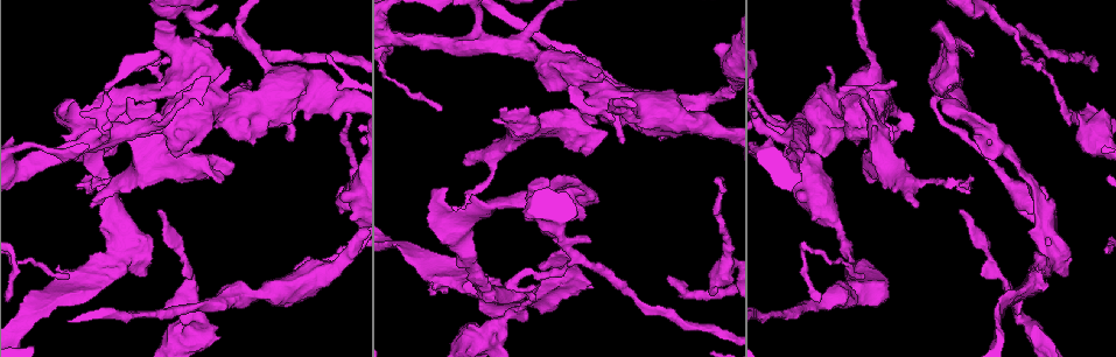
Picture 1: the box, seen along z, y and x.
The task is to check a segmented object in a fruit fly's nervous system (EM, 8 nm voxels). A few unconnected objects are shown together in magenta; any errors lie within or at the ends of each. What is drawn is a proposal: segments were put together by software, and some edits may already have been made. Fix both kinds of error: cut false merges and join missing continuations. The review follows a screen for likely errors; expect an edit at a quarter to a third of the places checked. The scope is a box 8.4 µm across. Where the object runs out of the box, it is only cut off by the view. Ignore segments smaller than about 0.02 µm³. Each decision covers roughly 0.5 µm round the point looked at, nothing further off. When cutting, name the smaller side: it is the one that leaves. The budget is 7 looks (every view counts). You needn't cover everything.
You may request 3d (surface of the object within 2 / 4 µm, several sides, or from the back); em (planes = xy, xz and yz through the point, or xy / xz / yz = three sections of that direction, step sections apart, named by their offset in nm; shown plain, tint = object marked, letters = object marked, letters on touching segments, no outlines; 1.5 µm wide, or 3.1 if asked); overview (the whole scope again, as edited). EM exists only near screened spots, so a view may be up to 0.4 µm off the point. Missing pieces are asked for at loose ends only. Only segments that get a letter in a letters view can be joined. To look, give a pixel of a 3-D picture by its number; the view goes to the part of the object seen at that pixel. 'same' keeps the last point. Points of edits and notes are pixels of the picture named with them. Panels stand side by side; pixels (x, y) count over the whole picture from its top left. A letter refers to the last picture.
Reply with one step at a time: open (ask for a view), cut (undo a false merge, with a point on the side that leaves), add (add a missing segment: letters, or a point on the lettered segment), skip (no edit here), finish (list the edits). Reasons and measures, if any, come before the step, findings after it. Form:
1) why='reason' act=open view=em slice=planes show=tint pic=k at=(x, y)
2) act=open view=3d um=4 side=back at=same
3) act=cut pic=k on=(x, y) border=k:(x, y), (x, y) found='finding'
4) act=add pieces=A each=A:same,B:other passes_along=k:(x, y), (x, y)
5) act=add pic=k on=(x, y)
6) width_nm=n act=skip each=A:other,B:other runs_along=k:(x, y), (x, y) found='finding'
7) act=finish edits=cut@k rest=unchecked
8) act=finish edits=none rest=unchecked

why='tapers out' act=open view=3d um=4 pic=1 at=(153, 65)

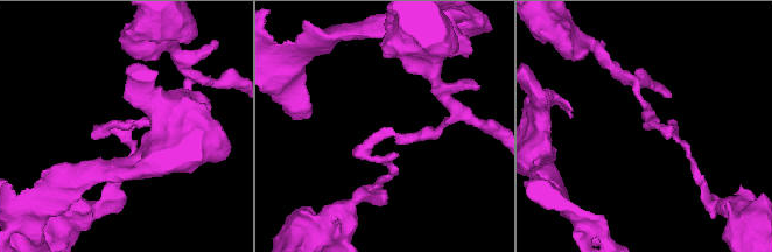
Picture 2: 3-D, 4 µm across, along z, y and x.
act=open view=em slice=planes show=letters pic=2 at=(383, 128)

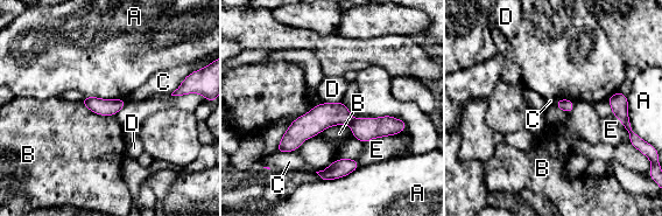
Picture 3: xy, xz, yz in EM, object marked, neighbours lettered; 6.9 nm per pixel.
act=cut pic=3 on=(363, 129) each=A:other,B:other,C:other,D:other,E:other border=3:(353, 119), (349, 124) found='a second cell is stuck on'

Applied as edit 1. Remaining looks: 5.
why='redraw' act=open view=overview

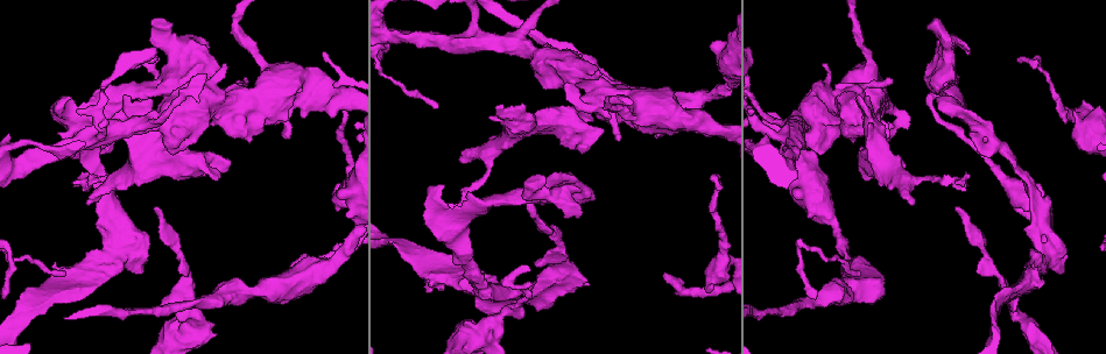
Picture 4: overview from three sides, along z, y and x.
why='long arm stops here' act=open view=em slice=xy step=4 show=tint pic=4 at=(956, 206)

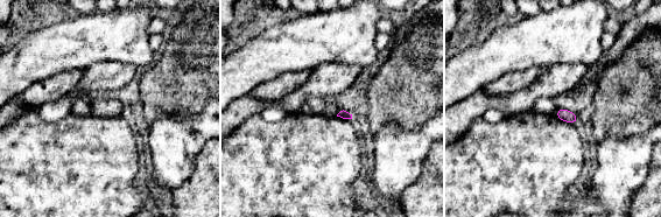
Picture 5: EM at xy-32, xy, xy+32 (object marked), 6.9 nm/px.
act=open view=em slice=planes show=letters at=same

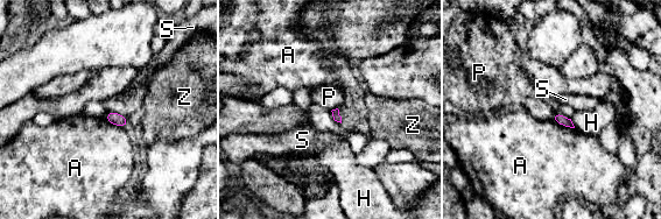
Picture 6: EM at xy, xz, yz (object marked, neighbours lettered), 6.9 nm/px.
act=skip each=A:other,H:other,P:other,S:other,Z:other border=6:(337, 107), (331, 111) found='none of them fits'

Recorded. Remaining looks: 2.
why='an open end' act=open view=3d um=4 pic=4 at=(467, 193)

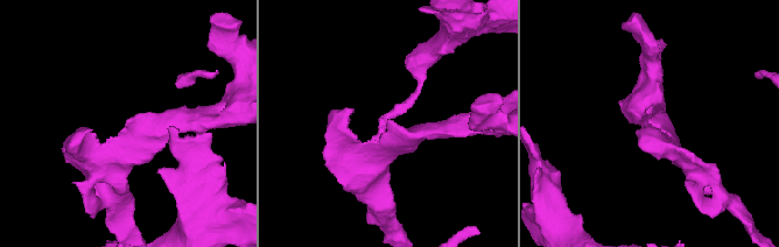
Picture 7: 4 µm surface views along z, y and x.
act=open view=em slice=planes show=letters pic=7 at=(388, 119)

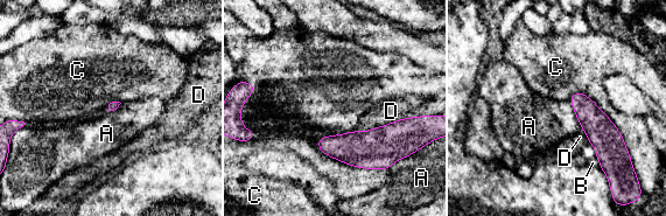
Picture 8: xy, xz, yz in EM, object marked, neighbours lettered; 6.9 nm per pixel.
act=skip each=A:other,B:other,C:other,D:other found='no lettered segment goes on from it'

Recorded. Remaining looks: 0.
act=finish edits=cut@3 rest=unchecked

